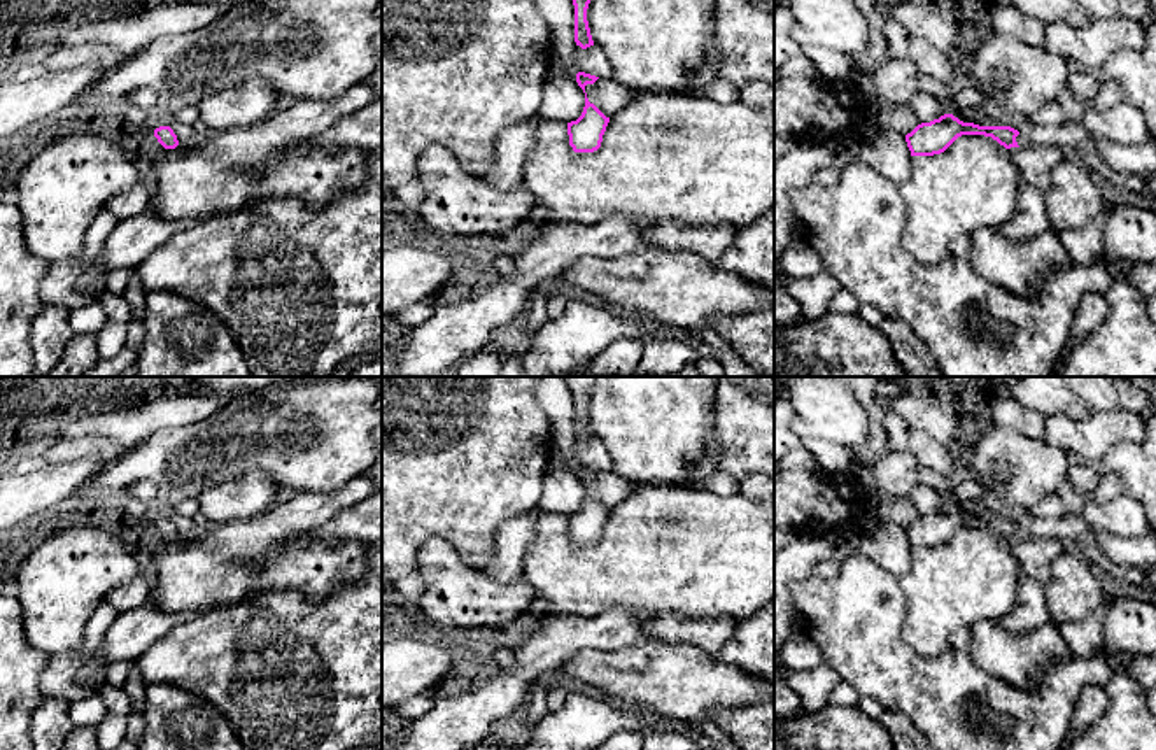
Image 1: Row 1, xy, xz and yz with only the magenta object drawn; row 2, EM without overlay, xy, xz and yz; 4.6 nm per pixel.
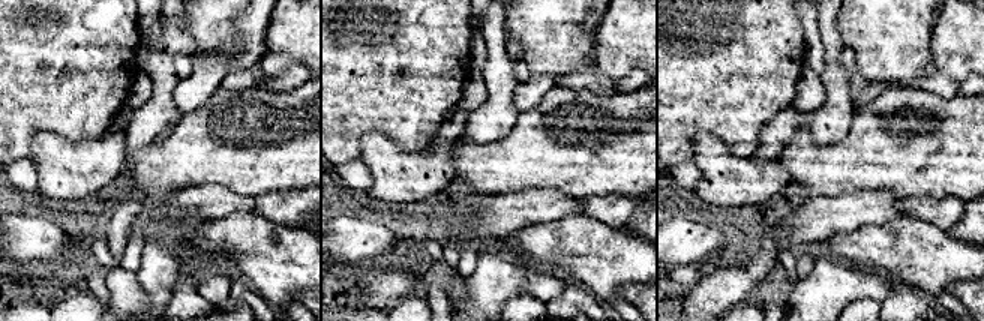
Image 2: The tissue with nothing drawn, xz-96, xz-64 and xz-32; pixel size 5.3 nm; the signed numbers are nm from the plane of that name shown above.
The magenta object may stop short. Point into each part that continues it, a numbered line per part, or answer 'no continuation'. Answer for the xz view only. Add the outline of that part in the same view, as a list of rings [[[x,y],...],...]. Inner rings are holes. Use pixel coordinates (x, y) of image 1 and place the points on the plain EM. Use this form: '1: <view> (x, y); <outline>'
no continuation

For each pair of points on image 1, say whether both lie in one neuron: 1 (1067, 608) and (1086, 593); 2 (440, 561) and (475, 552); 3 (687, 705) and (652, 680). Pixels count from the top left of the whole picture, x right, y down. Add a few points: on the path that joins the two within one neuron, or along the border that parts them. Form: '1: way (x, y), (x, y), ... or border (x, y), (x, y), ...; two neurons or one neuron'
1: way (1072, 603), (1081, 594); one neuron
2: border (419, 545), (442, 537), (479, 568); two neurons
3: way (678, 696), (661, 680); one neuron

